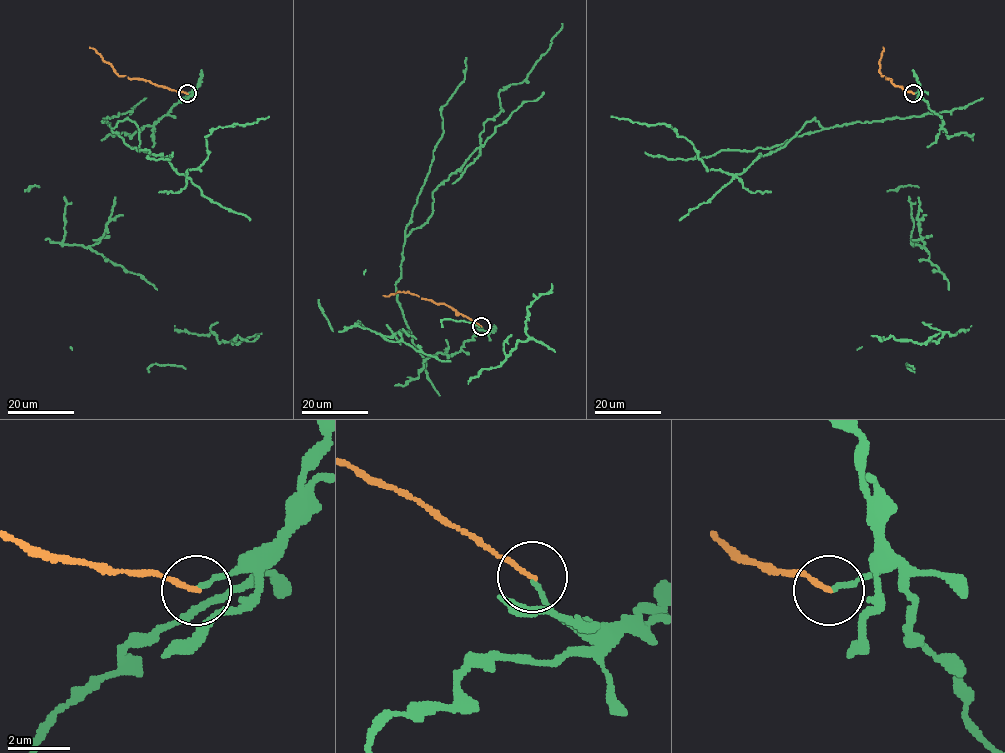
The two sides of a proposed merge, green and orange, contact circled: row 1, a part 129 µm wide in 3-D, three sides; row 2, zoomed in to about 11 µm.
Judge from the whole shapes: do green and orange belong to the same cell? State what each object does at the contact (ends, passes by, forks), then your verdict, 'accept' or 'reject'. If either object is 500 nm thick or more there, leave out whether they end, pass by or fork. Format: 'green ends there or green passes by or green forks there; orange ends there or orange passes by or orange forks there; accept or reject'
green ends there; orange ends there; reject

